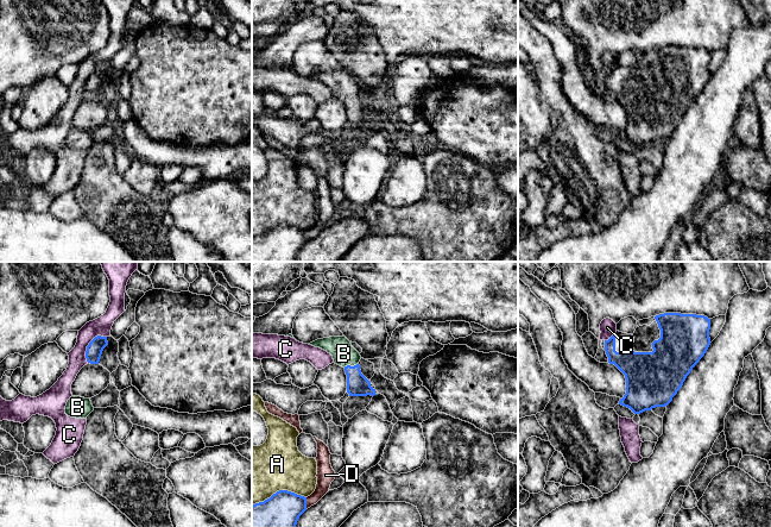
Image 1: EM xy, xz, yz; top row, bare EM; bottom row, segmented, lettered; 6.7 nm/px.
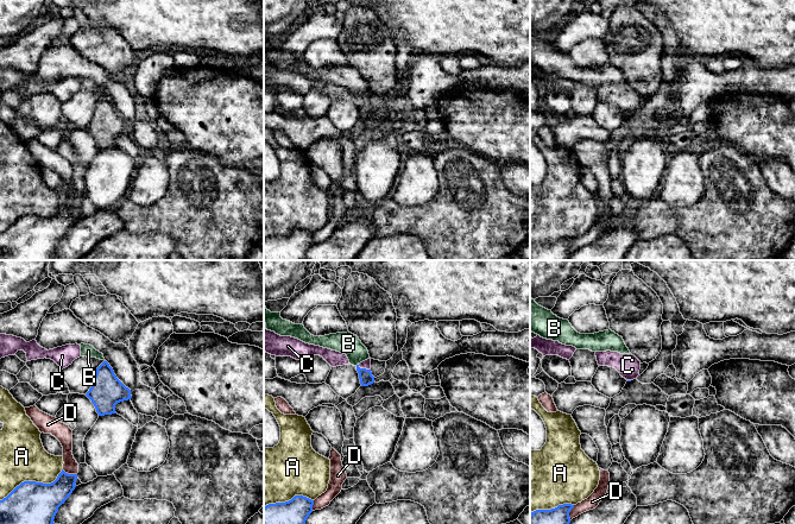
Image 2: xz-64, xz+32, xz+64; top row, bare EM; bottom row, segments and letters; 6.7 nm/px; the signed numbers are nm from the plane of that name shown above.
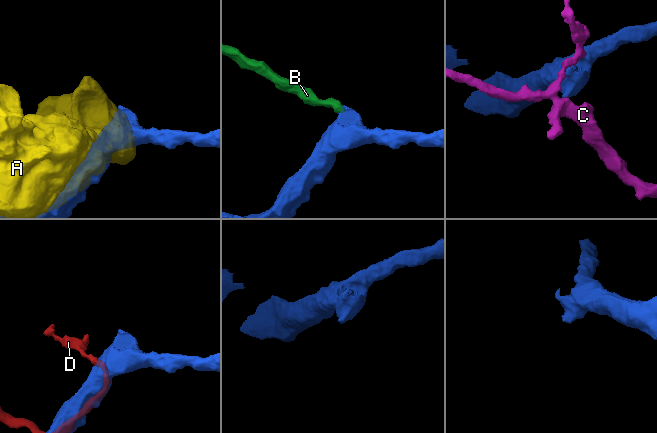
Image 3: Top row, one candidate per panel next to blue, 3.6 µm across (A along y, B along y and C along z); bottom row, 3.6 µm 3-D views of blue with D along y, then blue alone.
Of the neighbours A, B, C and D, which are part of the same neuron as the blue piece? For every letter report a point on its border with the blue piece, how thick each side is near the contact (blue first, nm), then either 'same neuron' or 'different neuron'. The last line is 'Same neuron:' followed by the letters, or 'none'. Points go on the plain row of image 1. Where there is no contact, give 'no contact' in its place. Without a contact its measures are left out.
A: xz (279, 224) | 340/380 nm | different neuron
B: xz (349, 99) | 150/160 nm | same neuron
C: xy (89, 77) | 110/130 nm | different neuron
D: xz (305, 237) | 300/120 nm | different neuron
Same neuron: B

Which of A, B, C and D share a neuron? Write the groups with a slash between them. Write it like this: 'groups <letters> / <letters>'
groups A / B / C / D

